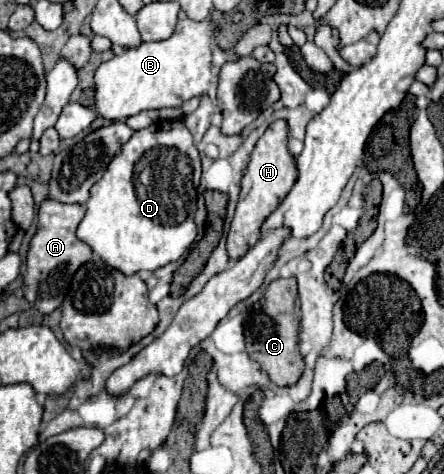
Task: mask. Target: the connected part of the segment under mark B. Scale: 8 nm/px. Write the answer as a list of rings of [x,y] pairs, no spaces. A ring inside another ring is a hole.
[[[182,19],[176,25],[172,37],[156,43],[140,43],[136,49],[126,49],[122,55],[114,55],[112,59],[98,65],[94,73],[94,109],[102,119],[108,121],[124,121],[132,115],[138,115],[146,109],[162,109],[162,107],[180,107],[184,101],[210,93],[216,79],[210,71],[212,65],[212,33],[214,25],[210,19],[198,23],[192,19]]]

